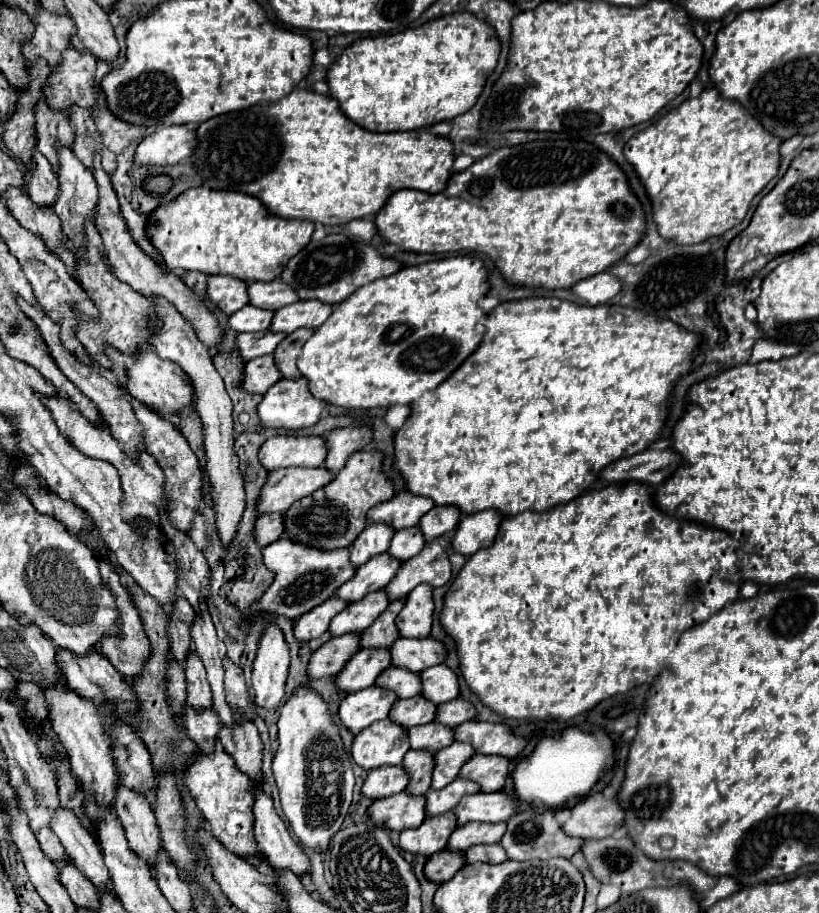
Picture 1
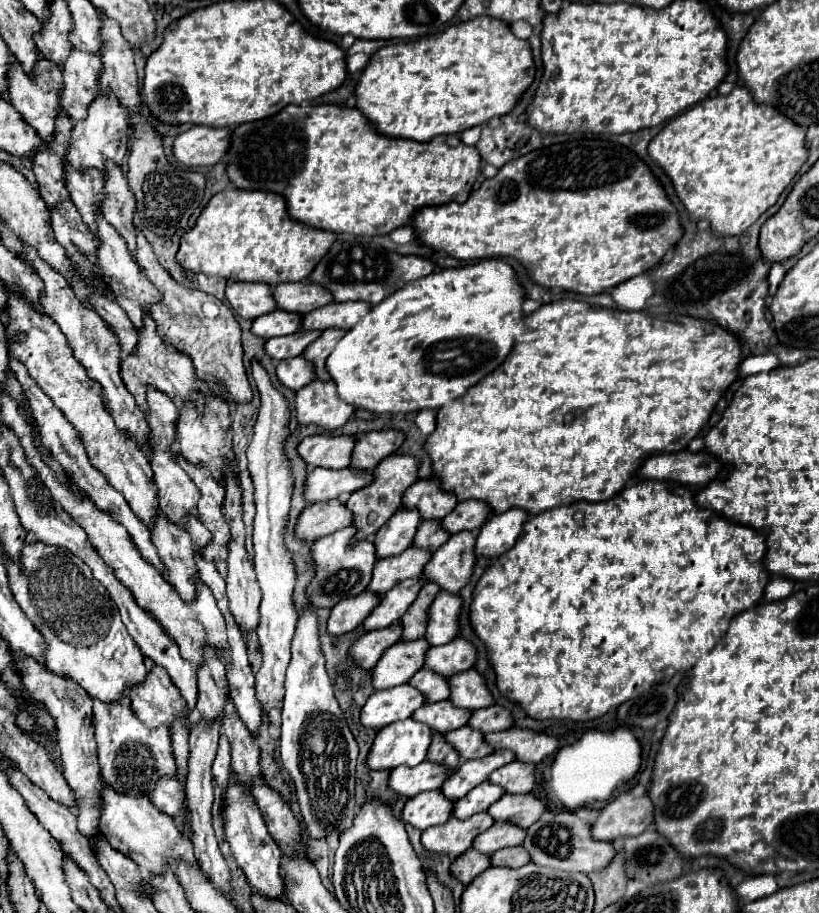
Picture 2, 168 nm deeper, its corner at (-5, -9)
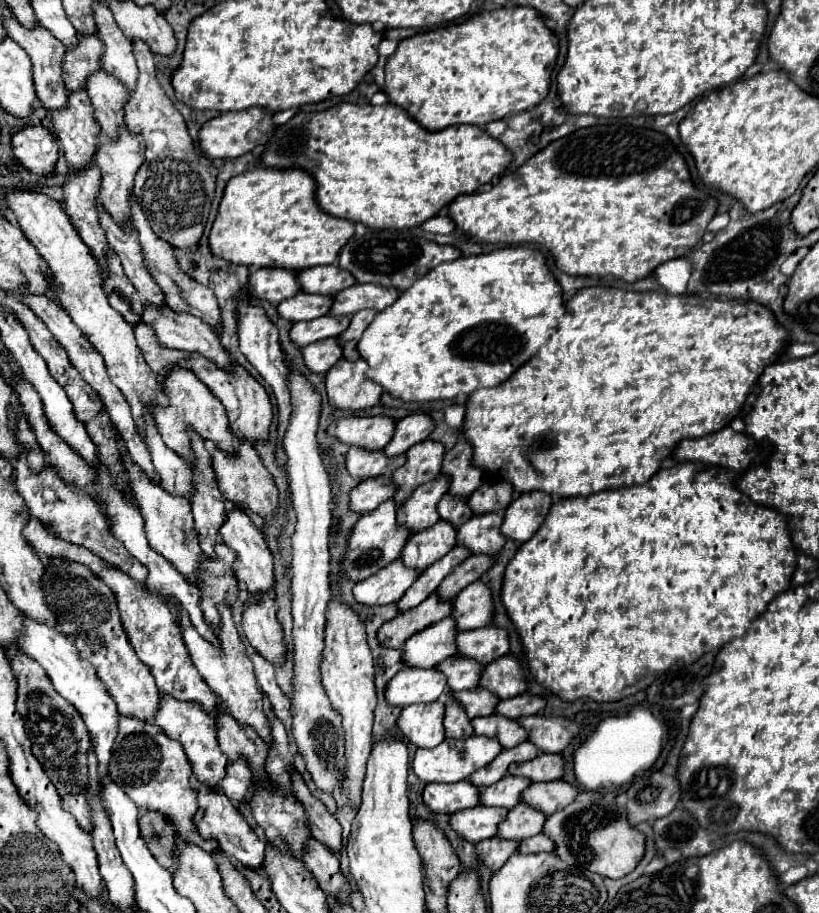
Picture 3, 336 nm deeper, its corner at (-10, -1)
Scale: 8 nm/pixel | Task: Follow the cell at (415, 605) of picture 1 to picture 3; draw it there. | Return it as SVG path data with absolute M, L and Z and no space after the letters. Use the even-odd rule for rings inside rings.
M480 580L468 584L452 600L452 614L456 630L474 630L478 624L490 624L492 620L492 594Z

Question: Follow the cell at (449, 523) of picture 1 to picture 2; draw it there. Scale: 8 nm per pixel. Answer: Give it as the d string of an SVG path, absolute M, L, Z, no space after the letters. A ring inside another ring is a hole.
M463 500L455 506L453 512L449 512L443 518L443 526L455 534L461 530L477 530L483 526L483 522L489 518L491 510L487 506L487 502L481 500Z

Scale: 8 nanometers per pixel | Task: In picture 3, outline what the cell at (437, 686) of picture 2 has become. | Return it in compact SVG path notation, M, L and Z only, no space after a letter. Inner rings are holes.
M446 658L436 666L436 670L440 670L446 676L448 688L452 692L458 692L478 686L482 664L468 658Z

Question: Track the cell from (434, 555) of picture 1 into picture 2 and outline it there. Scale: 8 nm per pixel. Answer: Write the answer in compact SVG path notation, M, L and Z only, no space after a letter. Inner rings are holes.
M457 532L441 548L435 550L435 556L425 566L429 580L437 582L443 590L457 594L471 578L475 568L475 532Z

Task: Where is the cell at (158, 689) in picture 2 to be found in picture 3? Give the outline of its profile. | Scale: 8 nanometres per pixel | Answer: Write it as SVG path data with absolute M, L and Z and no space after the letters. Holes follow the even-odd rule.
M162 694L160 708L158 708L158 714L154 716L154 722L162 728L162 732L168 738L178 740L184 746L184 752L192 764L192 770L196 772L196 778L200 782L216 788L220 784L220 780L224 778L228 756L218 748L214 718L210 714L206 714L206 710L202 710L196 702L182 702L178 698L170 698L170 694Z

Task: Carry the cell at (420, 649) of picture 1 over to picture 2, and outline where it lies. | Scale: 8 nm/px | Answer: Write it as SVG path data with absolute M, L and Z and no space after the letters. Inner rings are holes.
M455 638L453 642L443 646L433 646L425 656L427 668L435 670L437 674L445 674L449 678L453 674L473 668L475 662L477 662L477 648L463 638Z

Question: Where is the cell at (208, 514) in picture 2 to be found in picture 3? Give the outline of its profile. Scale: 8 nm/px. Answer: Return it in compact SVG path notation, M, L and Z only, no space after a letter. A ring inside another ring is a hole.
M232 506L230 510L226 510L226 522L220 526L220 536L224 540L224 544L228 544L234 552L236 552L236 560L234 560L234 574L238 578L238 582L250 592L250 594L260 594L260 592L268 592L274 586L274 578L272 578L272 554L264 542L262 532L256 528L256 524L246 516L246 512L238 506Z

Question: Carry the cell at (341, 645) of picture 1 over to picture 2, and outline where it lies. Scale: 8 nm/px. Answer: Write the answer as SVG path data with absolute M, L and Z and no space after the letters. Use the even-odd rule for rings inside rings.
M399 620L383 630L373 630L373 632L367 632L365 636L361 636L353 644L349 654L365 670L371 670L379 662L383 652L401 640L401 634L403 634L403 628L401 628L401 620Z

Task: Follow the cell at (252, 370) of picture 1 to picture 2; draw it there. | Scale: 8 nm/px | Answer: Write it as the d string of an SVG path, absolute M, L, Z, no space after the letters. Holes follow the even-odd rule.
M301 356L289 358L289 360L279 362L279 366L277 366L277 378L287 388L301 390L303 386L307 386L309 382L315 380L315 366L313 366L313 362L301 358Z

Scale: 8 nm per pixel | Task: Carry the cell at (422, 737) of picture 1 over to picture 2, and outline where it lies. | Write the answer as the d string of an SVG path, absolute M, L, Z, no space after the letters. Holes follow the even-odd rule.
M471 726L457 728L449 734L445 734L447 742L453 742L453 748L461 754L463 760L473 760L473 758L483 758L487 752L493 754L493 746L485 742L485 734L473 730Z

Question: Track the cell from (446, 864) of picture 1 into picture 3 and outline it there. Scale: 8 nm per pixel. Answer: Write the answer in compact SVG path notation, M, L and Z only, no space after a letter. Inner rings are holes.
M496 836L476 844L478 860L486 868L492 868L492 870L498 870L516 850L518 850L518 842L514 842L514 840L500 840Z

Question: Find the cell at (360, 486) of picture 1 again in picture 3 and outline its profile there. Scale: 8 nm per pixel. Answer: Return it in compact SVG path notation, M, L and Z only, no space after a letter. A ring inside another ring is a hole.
M432 440L418 442L410 450L406 450L404 466L392 474L392 482L396 484L396 494L392 496L392 500L400 506L408 498L408 494L412 494L412 490L434 480L440 474L442 456L444 446Z

